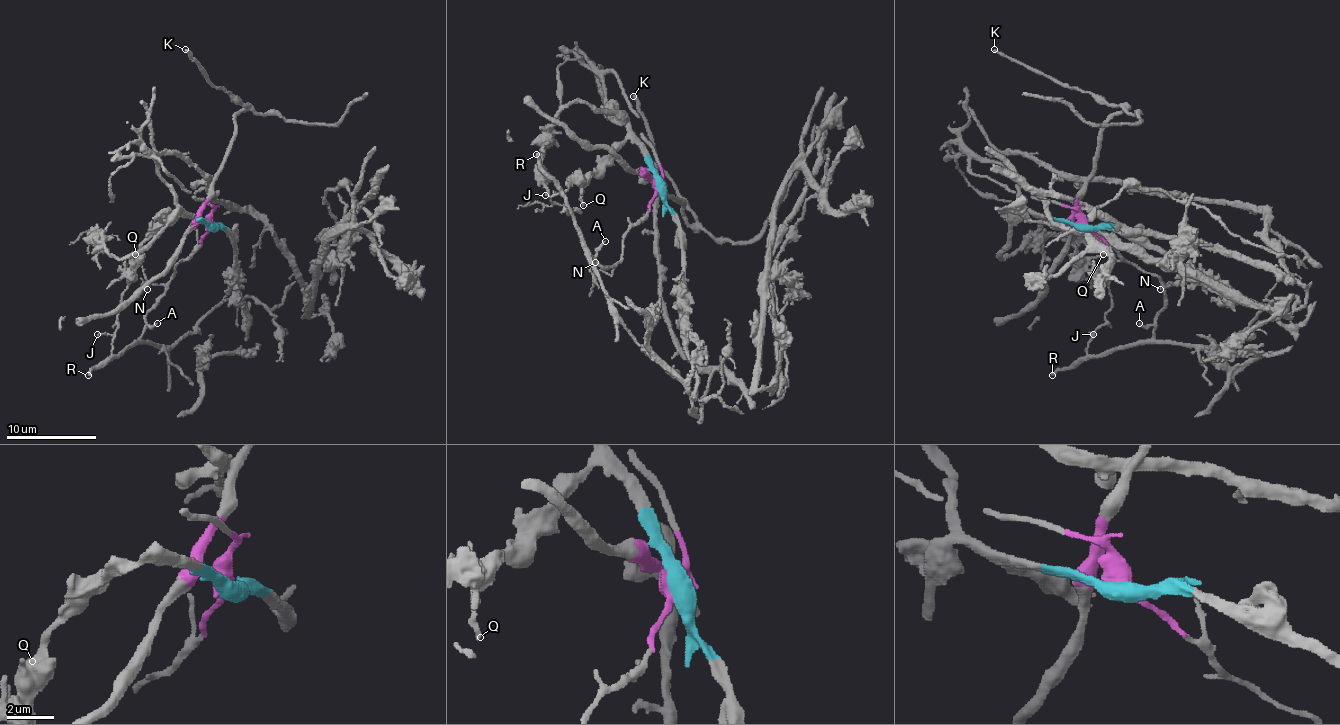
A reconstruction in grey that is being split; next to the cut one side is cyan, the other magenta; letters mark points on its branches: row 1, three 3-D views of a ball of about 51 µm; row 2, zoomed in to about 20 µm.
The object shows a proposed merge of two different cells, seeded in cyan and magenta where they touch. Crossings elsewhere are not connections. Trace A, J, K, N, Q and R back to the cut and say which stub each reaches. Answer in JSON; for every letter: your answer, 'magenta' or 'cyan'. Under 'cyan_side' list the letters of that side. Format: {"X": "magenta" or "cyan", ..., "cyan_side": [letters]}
{"A": "magenta", "J": "magenta", "K": "magenta", "N": "magenta", "Q": "cyan", "R": "magenta", "cyan_side": ["Q"]}

